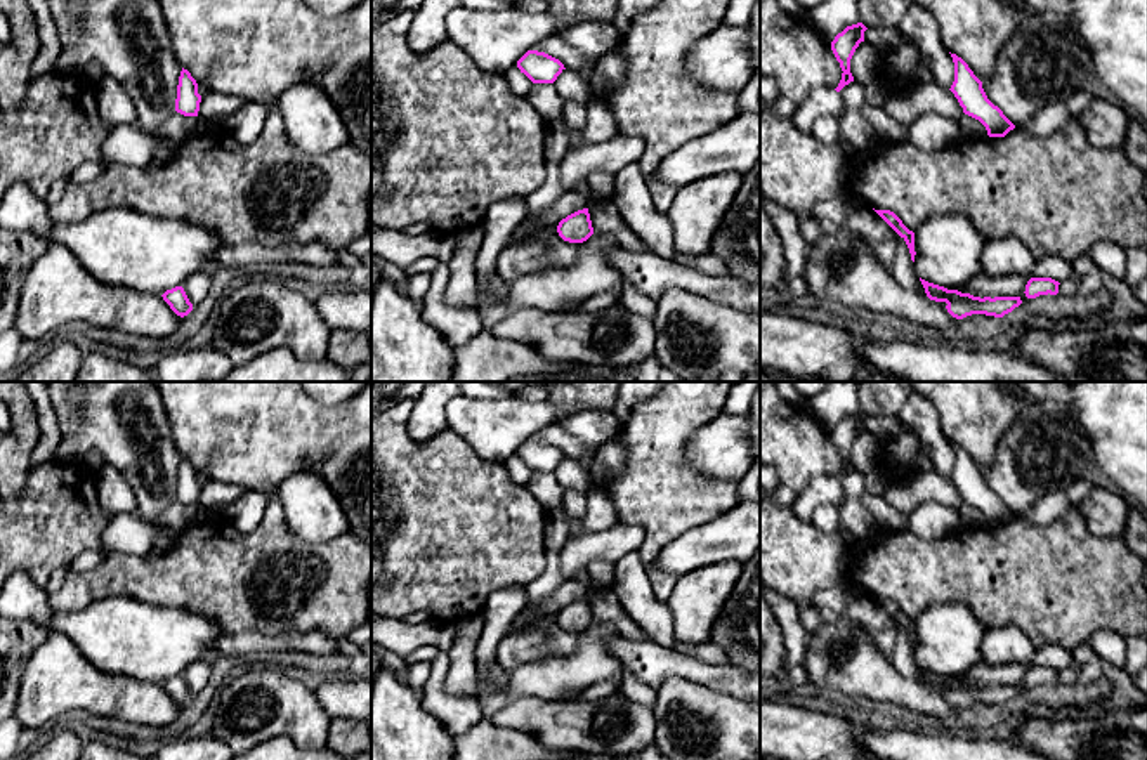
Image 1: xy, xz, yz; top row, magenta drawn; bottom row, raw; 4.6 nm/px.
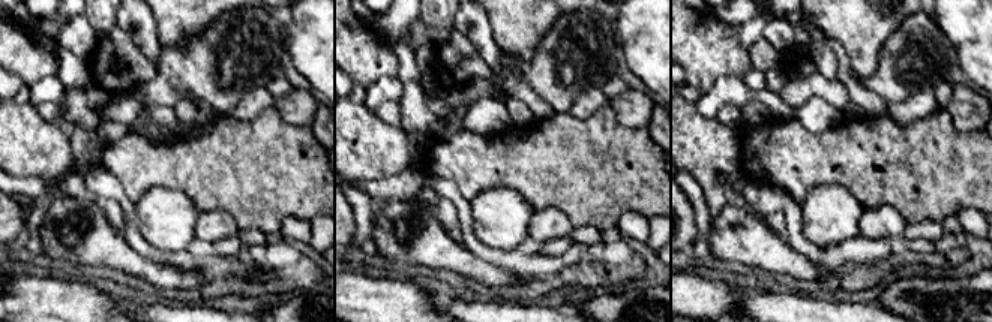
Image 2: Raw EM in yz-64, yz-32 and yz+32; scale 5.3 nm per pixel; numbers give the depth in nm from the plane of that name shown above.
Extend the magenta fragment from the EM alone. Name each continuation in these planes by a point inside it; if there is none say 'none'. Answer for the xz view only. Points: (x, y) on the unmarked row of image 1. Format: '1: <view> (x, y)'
none

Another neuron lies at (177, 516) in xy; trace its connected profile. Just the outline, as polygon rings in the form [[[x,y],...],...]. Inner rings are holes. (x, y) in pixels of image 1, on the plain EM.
[[[175,500],[151,522],[161,529],[179,534],[182,529],[194,524],[201,517],[203,512],[196,505],[184,505]]]

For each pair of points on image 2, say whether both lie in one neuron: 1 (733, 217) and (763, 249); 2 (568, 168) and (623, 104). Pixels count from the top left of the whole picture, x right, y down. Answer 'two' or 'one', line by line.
1: one
2: two

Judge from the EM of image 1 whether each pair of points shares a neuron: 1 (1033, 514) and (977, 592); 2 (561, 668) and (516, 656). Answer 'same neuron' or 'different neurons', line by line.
1: different neurons
2: different neurons

